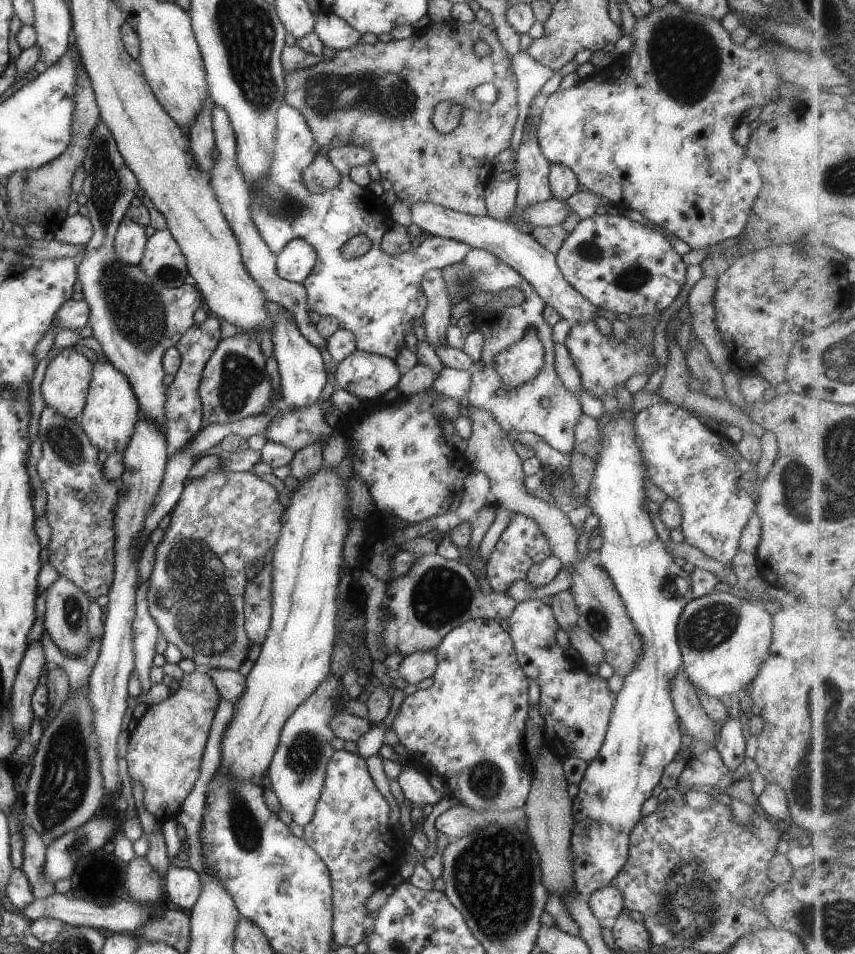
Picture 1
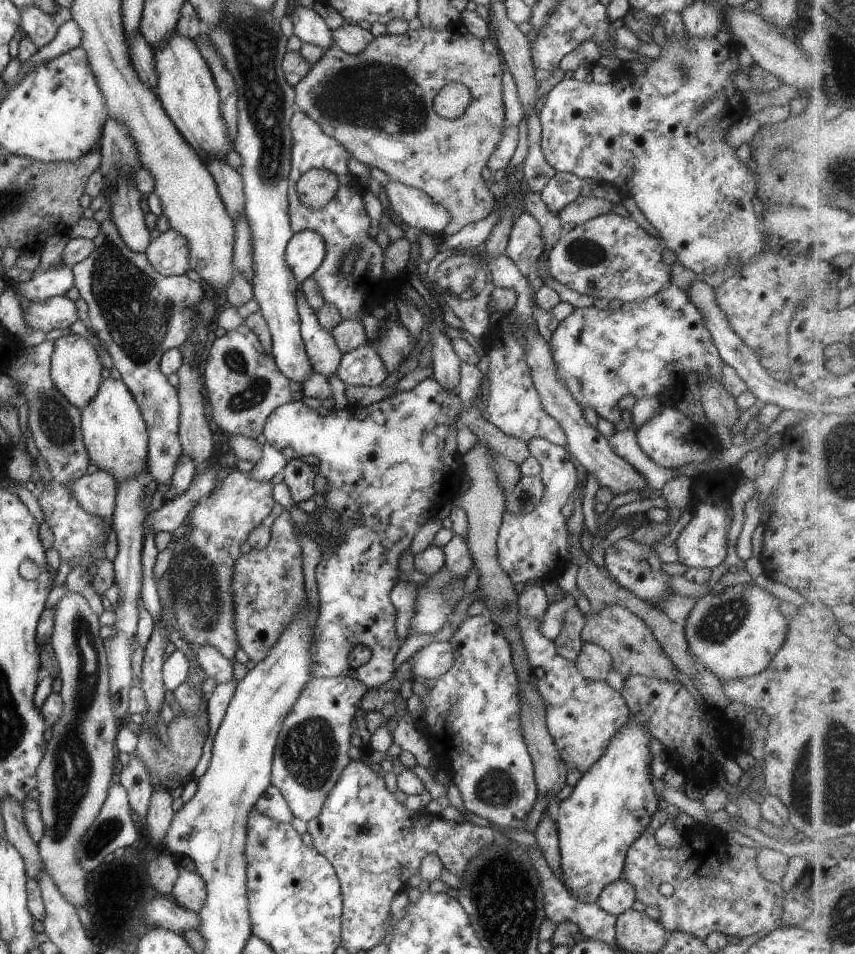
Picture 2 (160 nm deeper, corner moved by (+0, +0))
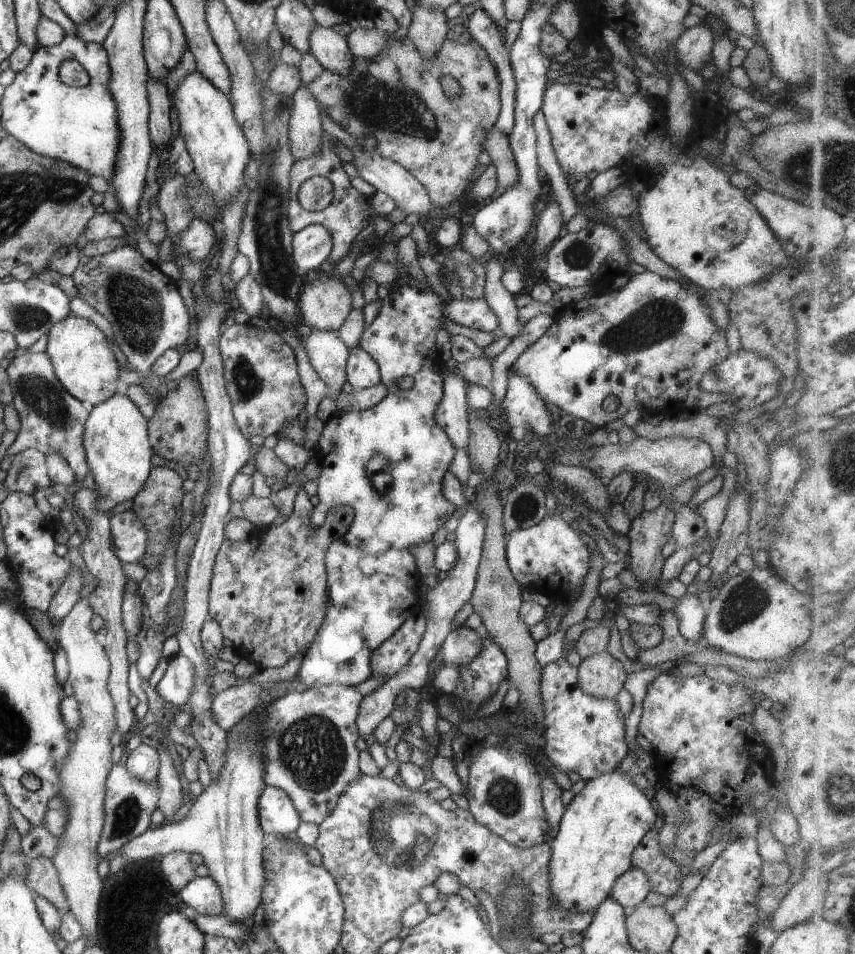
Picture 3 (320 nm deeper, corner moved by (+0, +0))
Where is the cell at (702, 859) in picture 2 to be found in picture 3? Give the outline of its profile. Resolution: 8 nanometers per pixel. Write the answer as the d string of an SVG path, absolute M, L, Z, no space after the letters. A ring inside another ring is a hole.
M659 823L648 831L631 854L631 870L641 870L647 876L649 892L666 897L677 894L682 881L681 870L661 852L657 842Z

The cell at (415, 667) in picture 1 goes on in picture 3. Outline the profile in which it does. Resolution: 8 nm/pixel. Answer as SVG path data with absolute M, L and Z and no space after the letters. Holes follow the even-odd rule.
M465 627L450 630L439 648L442 655L441 663L452 668L468 664L481 652L481 648L483 644L475 630Z

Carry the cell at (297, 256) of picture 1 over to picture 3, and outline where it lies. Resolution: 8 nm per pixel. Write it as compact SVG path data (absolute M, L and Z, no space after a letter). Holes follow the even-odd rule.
M319 224L305 226L305 228L301 228L301 230L293 233L291 240L291 260L293 260L295 268L297 268L301 274L308 272L309 276L320 269L325 258L327 258L327 254L331 251L331 246L329 232L327 232L323 226L319 226Z

